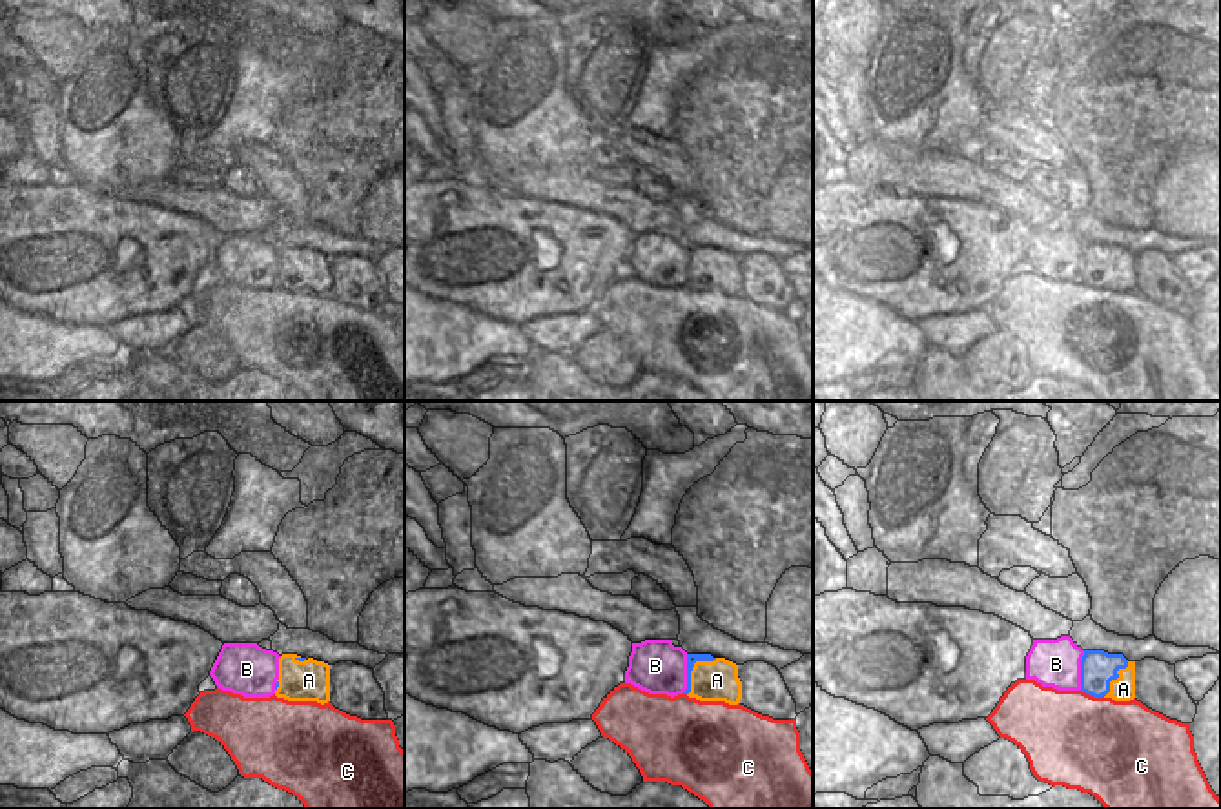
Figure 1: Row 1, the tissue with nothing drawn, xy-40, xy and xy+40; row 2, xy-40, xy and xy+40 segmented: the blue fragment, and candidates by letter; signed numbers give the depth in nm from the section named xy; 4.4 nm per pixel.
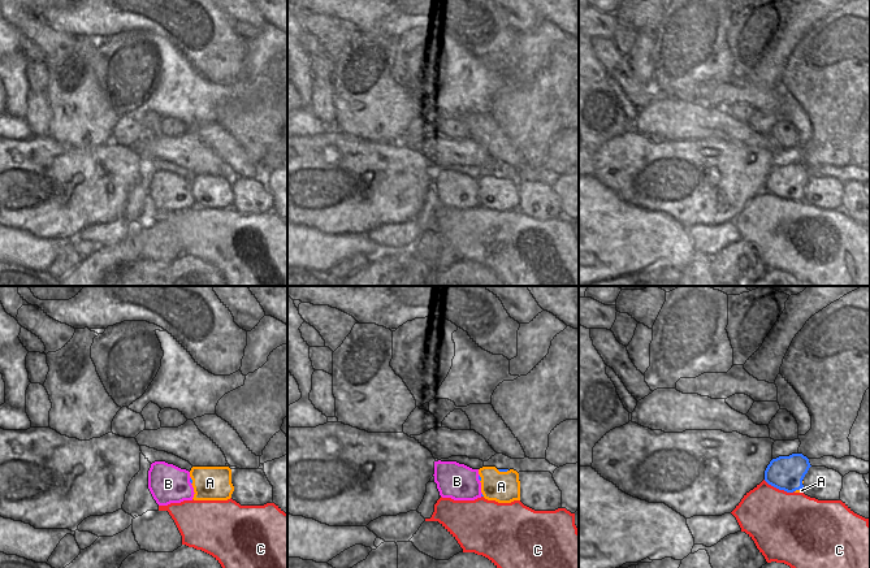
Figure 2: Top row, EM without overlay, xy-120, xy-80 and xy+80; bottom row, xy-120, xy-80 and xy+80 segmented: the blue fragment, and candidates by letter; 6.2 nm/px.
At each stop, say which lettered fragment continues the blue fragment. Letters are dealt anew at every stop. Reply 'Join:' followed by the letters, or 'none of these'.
Join: B

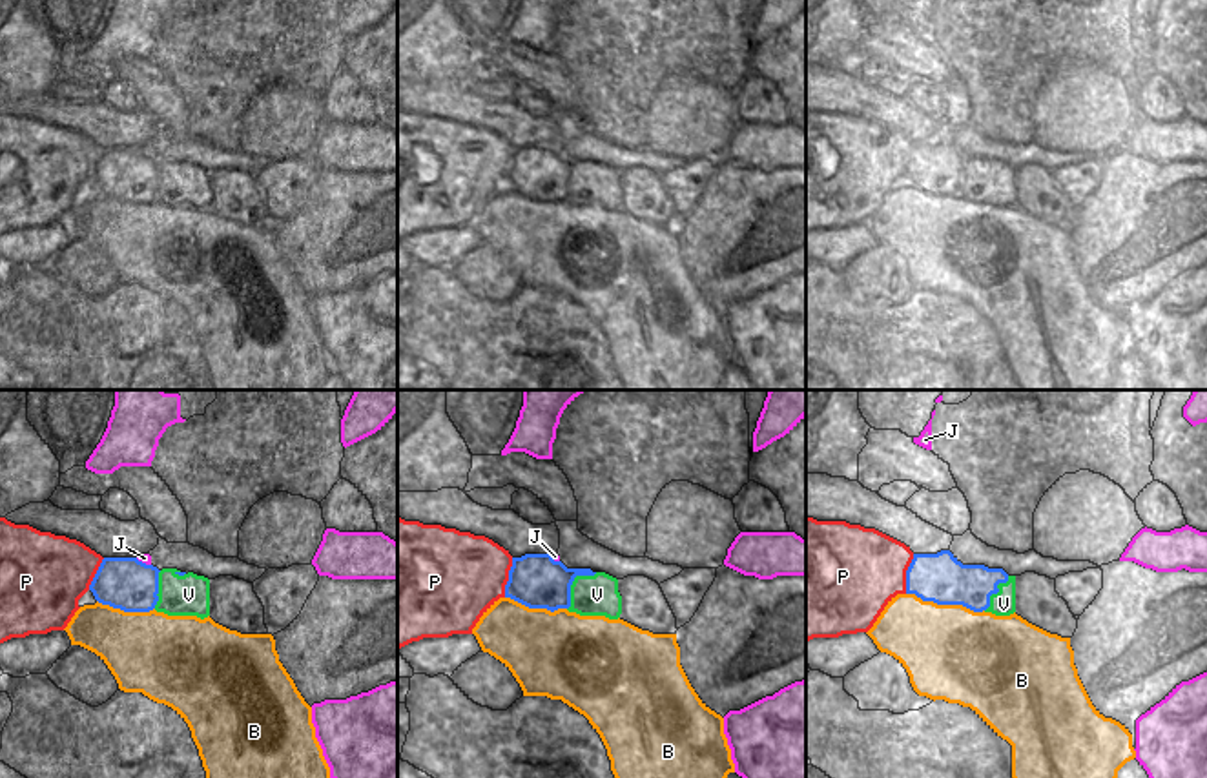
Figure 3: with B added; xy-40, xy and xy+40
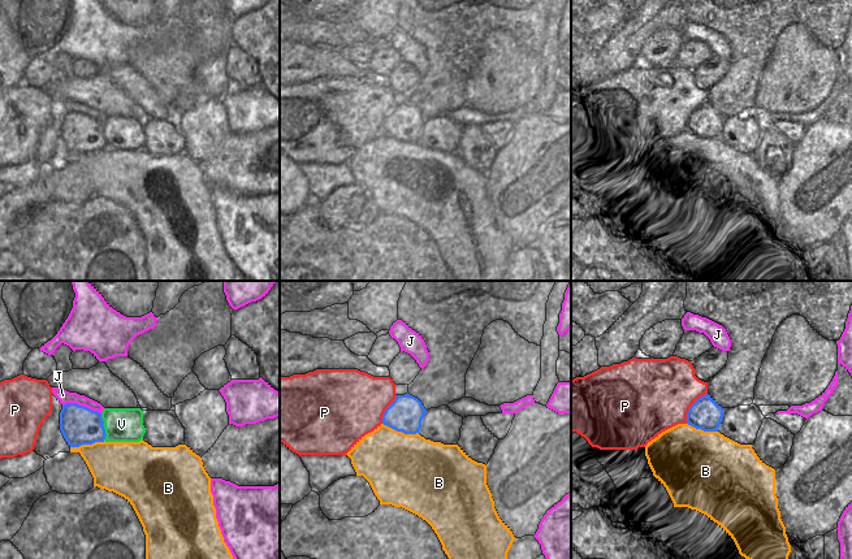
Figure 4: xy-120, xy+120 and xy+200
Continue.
Join: none of these

